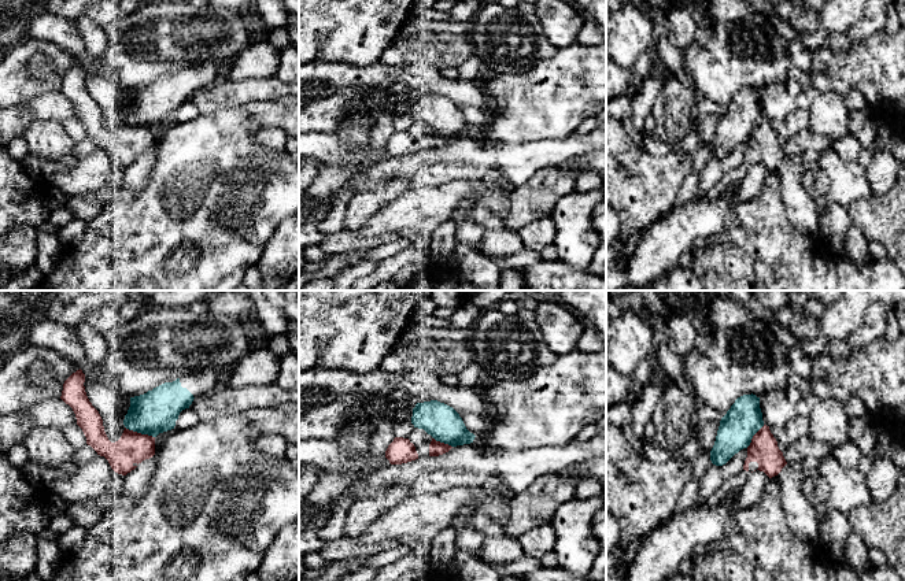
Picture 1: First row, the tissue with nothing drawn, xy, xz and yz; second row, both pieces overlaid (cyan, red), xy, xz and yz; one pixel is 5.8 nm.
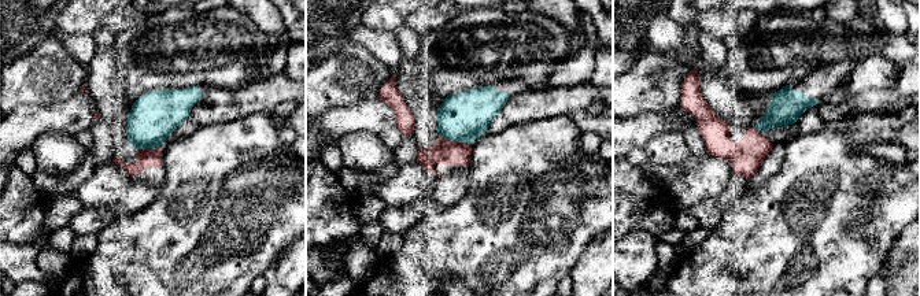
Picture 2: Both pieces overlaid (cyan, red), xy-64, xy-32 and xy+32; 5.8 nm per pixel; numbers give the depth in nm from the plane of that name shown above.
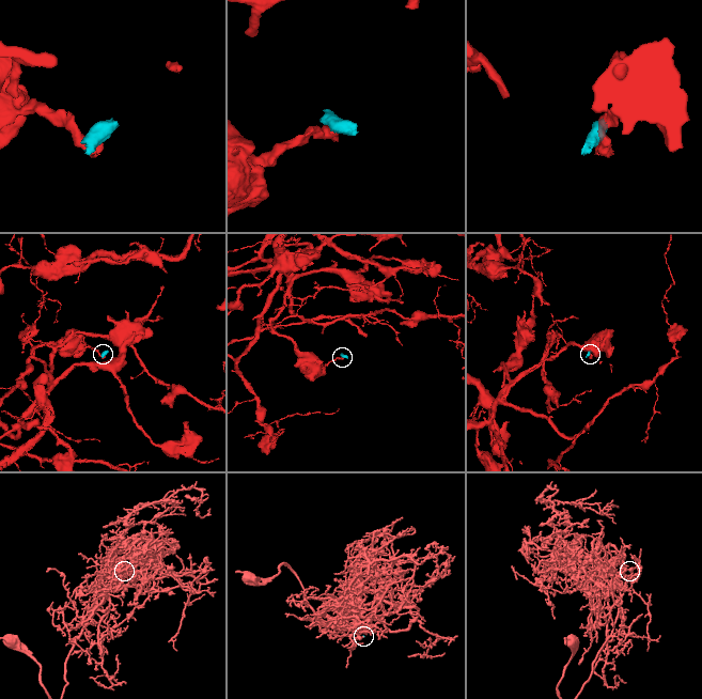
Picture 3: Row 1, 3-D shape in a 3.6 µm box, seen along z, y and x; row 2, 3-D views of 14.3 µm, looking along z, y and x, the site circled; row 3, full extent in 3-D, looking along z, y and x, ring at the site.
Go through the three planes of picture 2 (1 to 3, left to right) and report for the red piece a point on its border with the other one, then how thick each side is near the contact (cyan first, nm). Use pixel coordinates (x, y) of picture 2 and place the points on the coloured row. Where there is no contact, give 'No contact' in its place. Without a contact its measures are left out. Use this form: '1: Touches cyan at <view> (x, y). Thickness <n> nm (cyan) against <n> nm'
1: Touches cyan at xy-64 (150, 147). Thickness 280 nm (cyan) against 120 nm
2: Touches cyan at xy-32 (455, 140). Thickness 280 nm (cyan) against 140 nm
3: Touches cyan at xy+32 (758, 129). Thickness 200 nm (cyan) against 190 nm

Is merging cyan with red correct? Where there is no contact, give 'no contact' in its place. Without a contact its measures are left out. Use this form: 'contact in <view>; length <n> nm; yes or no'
contact in xy; length 190 nm; no

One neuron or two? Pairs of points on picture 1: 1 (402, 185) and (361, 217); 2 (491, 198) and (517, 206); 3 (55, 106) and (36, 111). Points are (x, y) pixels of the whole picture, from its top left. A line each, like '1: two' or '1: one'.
1: one
2: two
3: one

